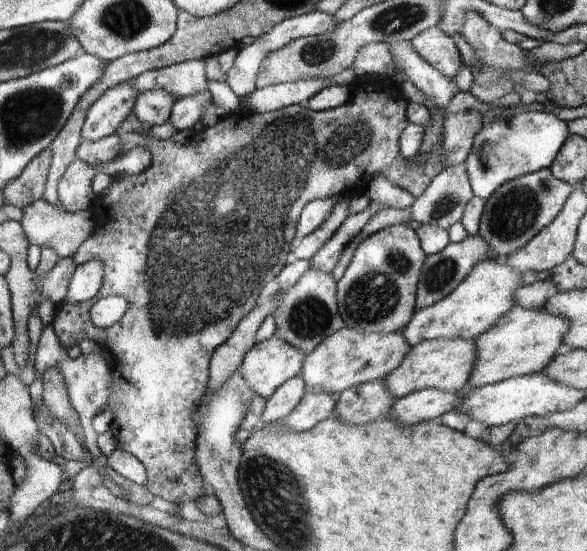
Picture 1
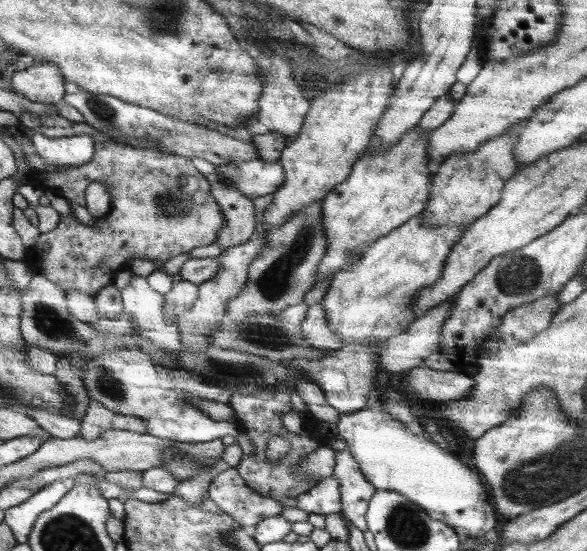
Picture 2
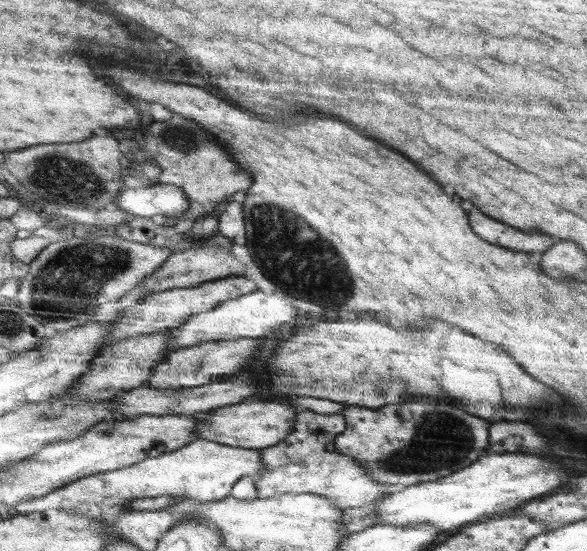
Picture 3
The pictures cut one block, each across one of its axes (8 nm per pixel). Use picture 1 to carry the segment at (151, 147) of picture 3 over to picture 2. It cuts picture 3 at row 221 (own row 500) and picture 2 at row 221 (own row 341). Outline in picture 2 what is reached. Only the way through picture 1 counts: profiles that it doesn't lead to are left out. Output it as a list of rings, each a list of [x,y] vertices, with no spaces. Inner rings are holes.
[[[24,136],[17,139],[15,145],[24,149],[27,162],[32,163],[31,185],[55,190],[69,202],[82,206],[88,206],[86,190],[92,182],[110,185],[112,211],[109,215],[96,218],[94,225],[86,225],[74,214],[62,215],[56,230],[43,233],[36,247],[27,248],[24,260],[34,271],[44,271],[52,282],[58,282],[70,293],[81,290],[96,295],[113,284],[116,274],[129,269],[130,258],[134,256],[154,260],[156,271],[160,271],[170,258],[216,243],[218,230],[226,226],[224,213],[210,192],[209,181],[188,157],[110,140],[97,144],[94,160],[85,166],[52,171],[32,139]]]

